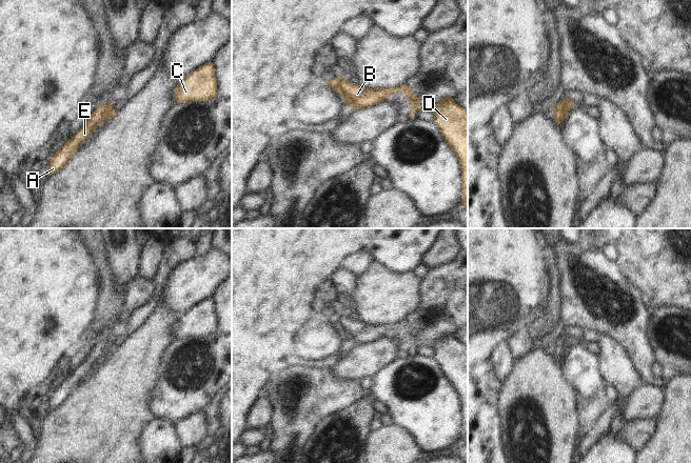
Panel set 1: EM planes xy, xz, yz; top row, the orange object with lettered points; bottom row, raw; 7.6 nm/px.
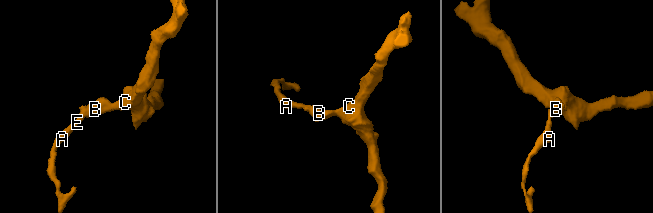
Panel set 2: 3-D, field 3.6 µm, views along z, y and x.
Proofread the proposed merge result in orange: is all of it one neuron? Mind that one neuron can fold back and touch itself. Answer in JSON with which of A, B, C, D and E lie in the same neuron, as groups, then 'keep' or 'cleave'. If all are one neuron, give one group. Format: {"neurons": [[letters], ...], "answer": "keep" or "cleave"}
{"neurons": [["A", "E"], ["B", "C", "D"]], "answer": "cleave"}

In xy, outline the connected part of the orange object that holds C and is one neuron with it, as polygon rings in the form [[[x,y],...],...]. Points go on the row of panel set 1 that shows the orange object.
[[[206,63],[180,80],[174,90],[174,102],[208,101],[217,97],[215,67]]]

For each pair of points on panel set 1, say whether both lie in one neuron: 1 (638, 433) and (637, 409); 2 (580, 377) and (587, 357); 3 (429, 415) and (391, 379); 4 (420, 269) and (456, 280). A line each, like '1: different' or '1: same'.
1: different
2: same
3: same
4: different

